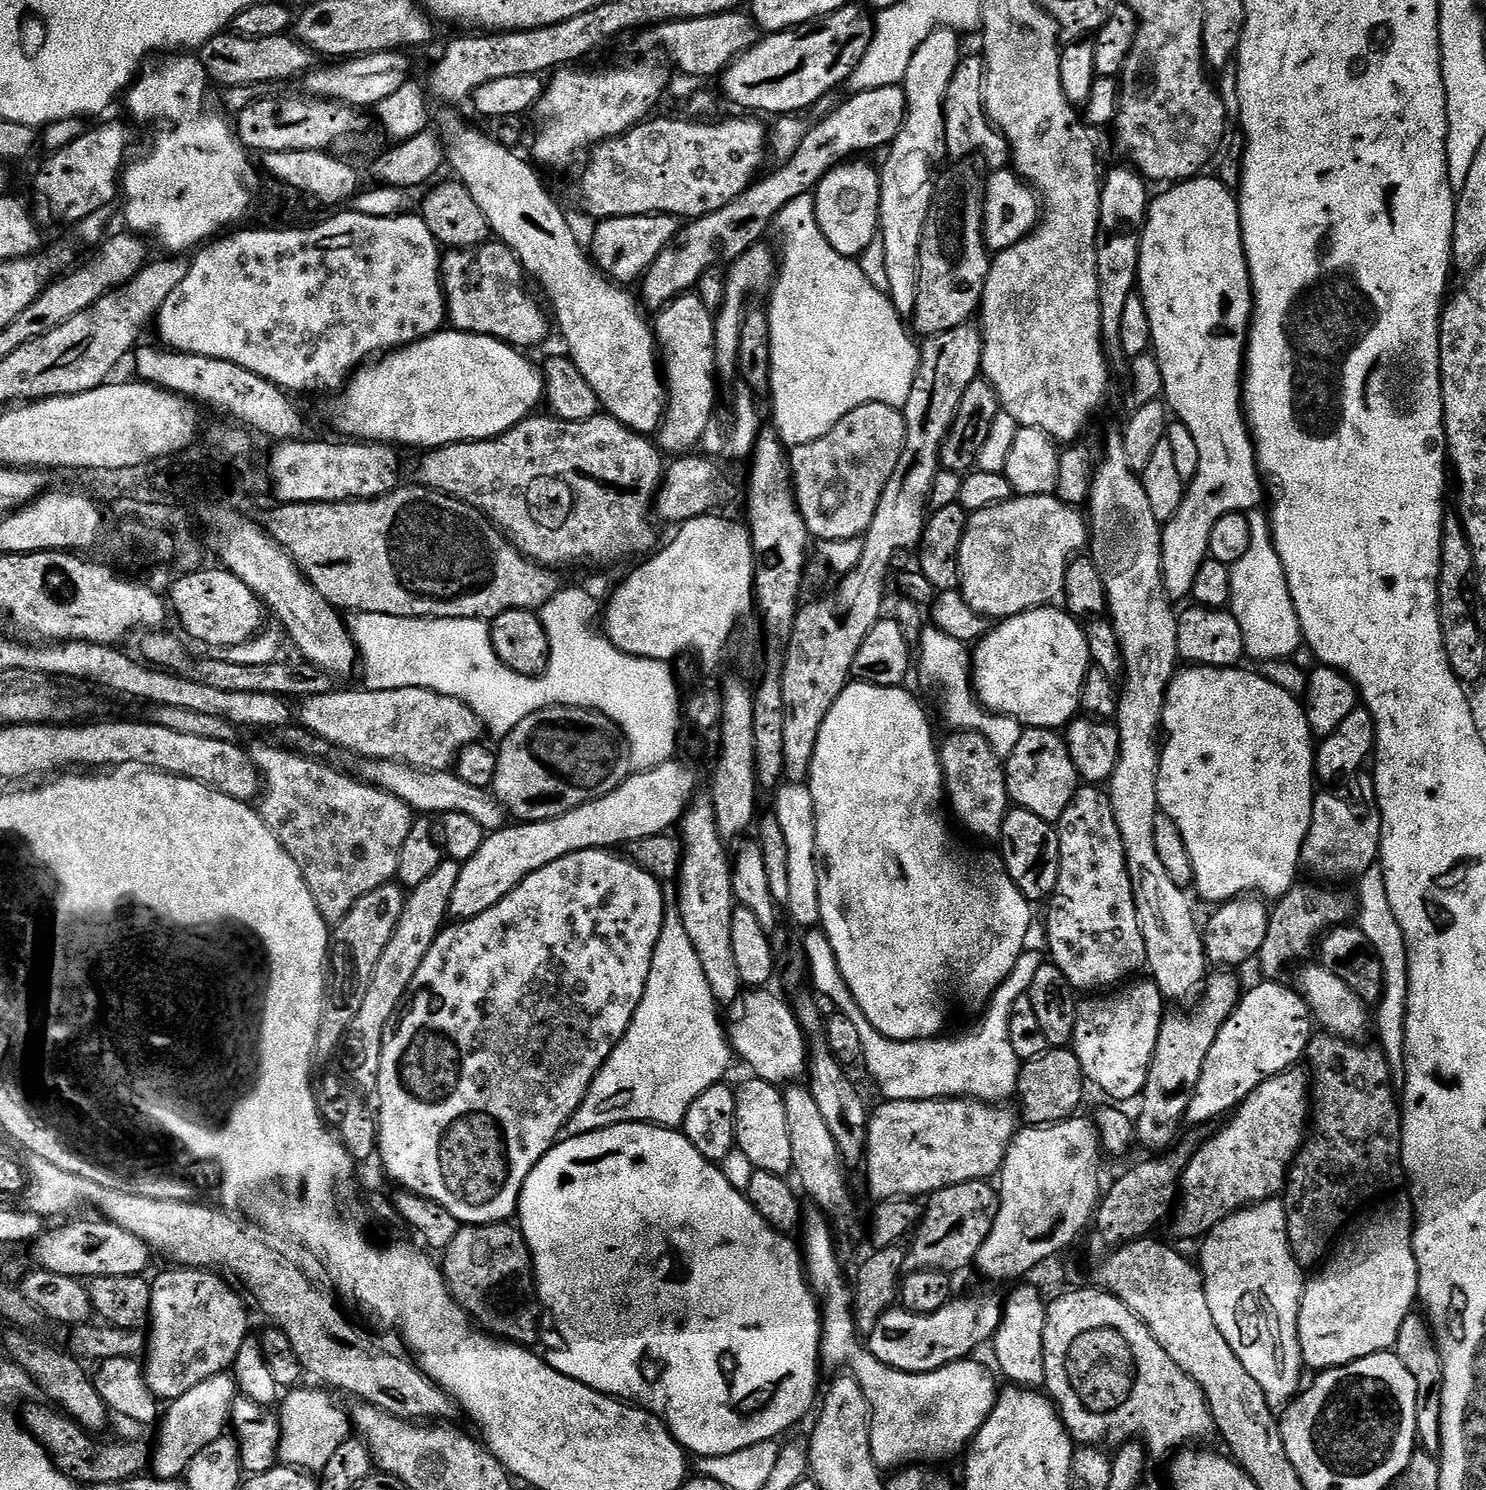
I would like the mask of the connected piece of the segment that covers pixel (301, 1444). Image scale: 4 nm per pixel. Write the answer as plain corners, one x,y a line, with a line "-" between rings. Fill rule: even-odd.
293,1387
278,1404
280,1418
278,1460
281,1465
303,1470
309,1474
319,1474
326,1466
326,1462
330,1462
332,1455
338,1451
338,1446
342,1446
342,1442
346,1442
353,1435
352,1418
345,1409
343,1412
336,1405
335,1395
319,1387
316,1387
317,1389
302,1387

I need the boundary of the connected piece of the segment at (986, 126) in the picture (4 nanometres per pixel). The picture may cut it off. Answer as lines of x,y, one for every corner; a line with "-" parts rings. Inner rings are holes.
965,55
956,67
950,90
944,99
944,143
947,155
956,162
968,162
971,156
984,156
989,173
999,172
1009,163
1010,149
1007,138
992,127
984,108
984,57

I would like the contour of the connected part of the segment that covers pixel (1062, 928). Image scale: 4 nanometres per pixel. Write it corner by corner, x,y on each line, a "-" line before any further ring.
1100,786
1077,787
1055,830
1060,843
1060,865
1058,886
1046,904
1047,955
1066,974
1073,988
1111,989
1132,978
1127,976
1143,969
1148,959
1142,926
1138,926
1134,890
1126,870
1122,834
1118,834
1114,806
1110,806
1107,791

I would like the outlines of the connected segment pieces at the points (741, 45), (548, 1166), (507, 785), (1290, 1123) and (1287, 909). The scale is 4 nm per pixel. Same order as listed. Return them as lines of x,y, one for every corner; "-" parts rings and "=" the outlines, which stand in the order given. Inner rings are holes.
747,11
723,12
706,18
682,20
674,18
668,24
655,25
643,33
648,48
661,48
688,76
719,77
732,63
759,44
762,33
=
615,1124
602,1130
587,1132
581,1136
568,1136
561,1139
548,1153
530,1170
526,1182
522,1186
520,1195
520,1207
518,1209
518,1227
524,1240
528,1243
528,1252
532,1256
532,1270
536,1278
535,1291
540,1293
540,1303
552,1315
552,1320
556,1323
556,1328
560,1331
560,1340
564,1343
561,1352
547,1353
546,1359
550,1367
566,1374
566,1378
574,1378
594,1390
598,1390
607,1396
614,1396
618,1400
623,1400
629,1404
635,1404
638,1408
644,1408
657,1416
664,1422
664,1425
672,1432
672,1437
679,1442
680,1447
693,1452
693,1457
701,1456
721,1456
722,1454
734,1454
734,1450
746,1450
746,1446
754,1446
758,1442
775,1440
783,1437
783,1432
788,1432
808,1411
813,1411
818,1400
818,1388
816,1383
820,1380
822,1365
820,1362
820,1305
816,1302
816,1297
812,1294
812,1289
808,1287
808,1277
804,1275
804,1261
801,1249
783,1232
775,1230
766,1223
754,1210
754,1206
748,1201
745,1193
734,1190
730,1182
720,1173
719,1167
713,1161
702,1158
694,1146
684,1137
683,1131
674,1128
662,1128
658,1124
=
553,704
550,708
543,708
518,722
510,734
499,741
500,748
496,752
496,769
494,770
494,782
491,793
496,798
497,804
513,821
527,822
530,820
549,820
558,818
558,814
566,814
566,810
574,810
574,806
582,806
586,802
594,802
594,798
602,798
610,794
633,771
632,756
628,753
628,745
622,739
622,733
610,718
606,718
600,712
594,712
591,708
567,708
564,704
=
1297,1066
1295,1068
1287,1068
1284,1072
1280,1072
1277,1076
1272,1076
1266,1082
1262,1082
1262,1086
1250,1093
1250,1095
1240,1103
1239,1108
1231,1113
1230,1119
1227,1121
1228,1125
1225,1126
1221,1132
1216,1132
1212,1137
1208,1136
1207,1139
1200,1144
1197,1152
1189,1160
1189,1164
1184,1170
1184,1174
1179,1179
1178,1189
1178,1207
1175,1209
1174,1217
1176,1221
1172,1224
1172,1232
1176,1236
1181,1236
1184,1240
1196,1240
1208,1235
1214,1230
1214,1226
1218,1226
1227,1216
1233,1216
1235,1212
1241,1212
1244,1208
1251,1208
1253,1204
1261,1204
1264,1200
1271,1200
1279,1197
1283,1193
1284,1185
1288,1183
1288,1169
1291,1168
1293,1160
1299,1154
1300,1149
1304,1146
1306,1133
1310,1128
1310,1076
1303,1067
=
1303,882
1297,883
1292,889
1286,893
1285,896
1281,896
1279,900
1275,901
1274,907
1271,909
1268,917
1268,929
1266,930
1266,942
1262,942
1262,950
1258,957
1258,965
1265,972
1265,977
1276,978
1280,971
1287,966
1291,960
1303,961
1308,951
1317,947
1318,941
1327,933
1329,930
1339,928
1347,925
1348,920
1357,915
1358,904
1351,895
1348,896
1344,892
1336,892
1335,887
1332,886
1321,886
1316,882
1308,882
1312,884
1303,884

